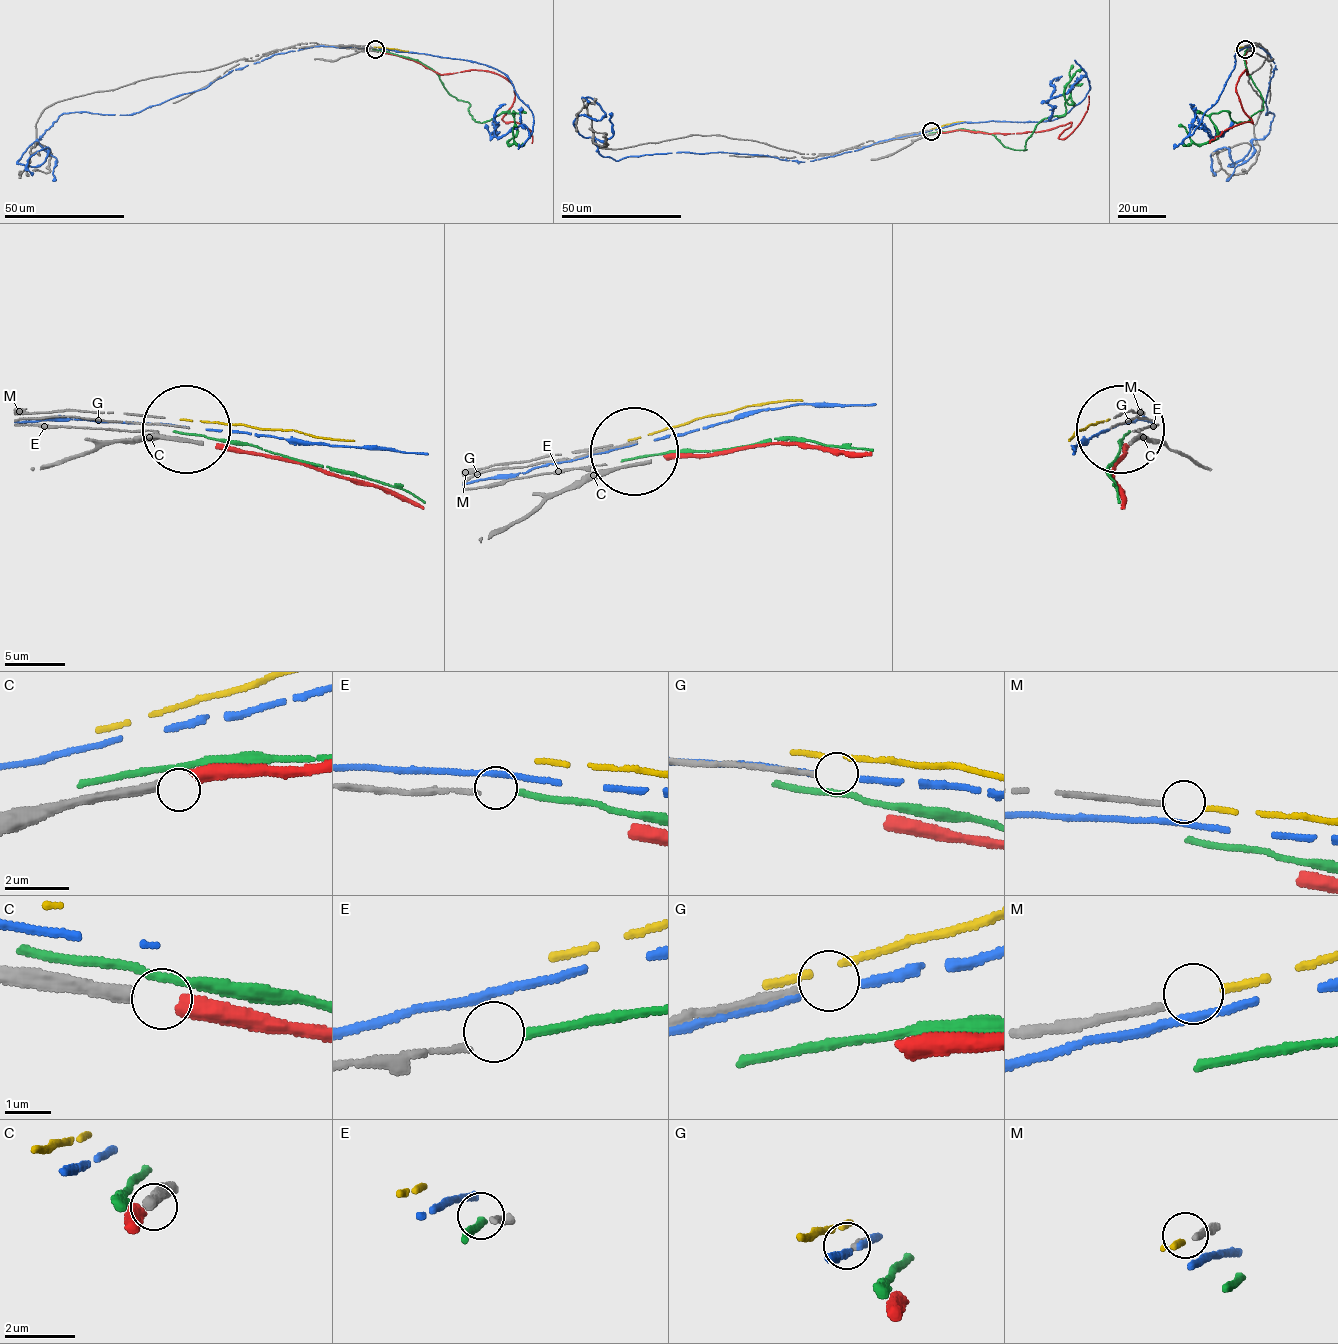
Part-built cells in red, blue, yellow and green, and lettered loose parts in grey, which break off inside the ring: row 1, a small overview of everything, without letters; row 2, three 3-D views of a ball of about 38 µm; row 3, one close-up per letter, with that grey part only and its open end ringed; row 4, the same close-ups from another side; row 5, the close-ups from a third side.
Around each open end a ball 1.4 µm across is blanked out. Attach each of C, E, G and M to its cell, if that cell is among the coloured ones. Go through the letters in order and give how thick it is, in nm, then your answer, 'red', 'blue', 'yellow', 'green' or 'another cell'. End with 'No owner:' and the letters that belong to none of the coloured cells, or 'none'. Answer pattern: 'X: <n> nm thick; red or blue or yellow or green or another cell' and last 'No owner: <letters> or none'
C: 320 nm thick; red
E: 120 nm thick; another cell
G: 150 nm thick; another cell
M: 150 nm thick; yellow
No owner: E, G

